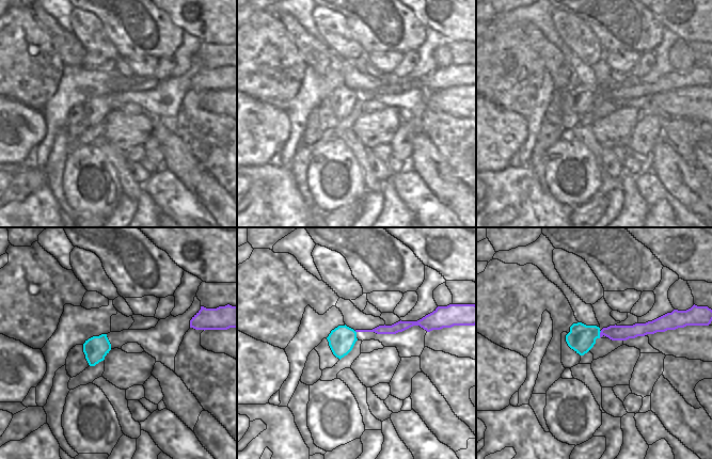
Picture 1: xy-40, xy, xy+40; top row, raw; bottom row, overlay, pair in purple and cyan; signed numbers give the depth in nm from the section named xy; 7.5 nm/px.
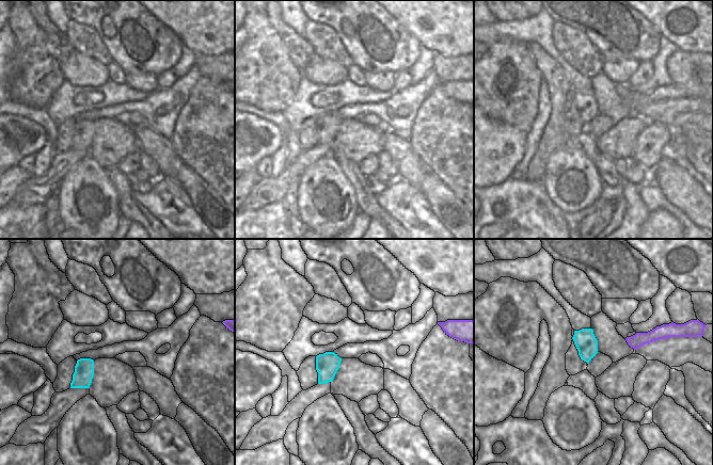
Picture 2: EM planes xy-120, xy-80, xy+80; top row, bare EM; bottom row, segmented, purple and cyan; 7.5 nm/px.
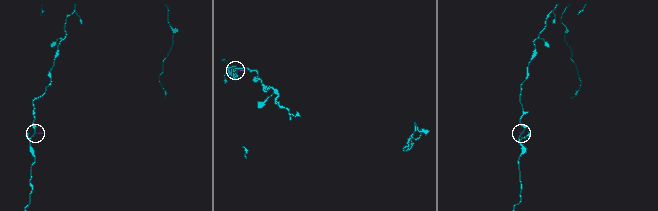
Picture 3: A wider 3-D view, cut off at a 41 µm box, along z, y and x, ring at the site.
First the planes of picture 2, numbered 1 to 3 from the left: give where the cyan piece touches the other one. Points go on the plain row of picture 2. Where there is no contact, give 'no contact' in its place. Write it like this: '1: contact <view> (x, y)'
1: no contact
2: no contact
3: no contact

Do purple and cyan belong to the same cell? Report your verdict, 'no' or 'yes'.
no

